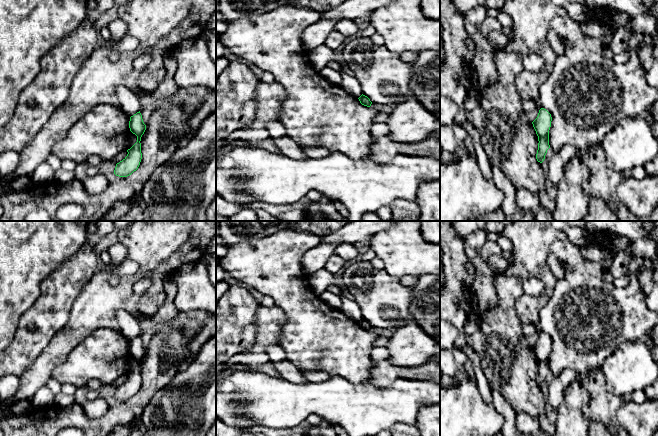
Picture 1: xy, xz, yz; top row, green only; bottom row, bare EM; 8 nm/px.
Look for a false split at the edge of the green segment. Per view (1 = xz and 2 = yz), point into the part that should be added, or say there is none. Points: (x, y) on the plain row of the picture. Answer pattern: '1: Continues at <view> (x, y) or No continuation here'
1: No continuation here
2: No continuation here

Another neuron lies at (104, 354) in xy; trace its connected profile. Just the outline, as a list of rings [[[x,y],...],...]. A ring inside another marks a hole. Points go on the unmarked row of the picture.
[[[96,329],[72,349],[65,361],[52,371],[51,377],[61,384],[70,383],[77,388],[86,386],[91,379],[112,384],[119,376],[128,374],[129,345],[130,341],[120,330]]]

